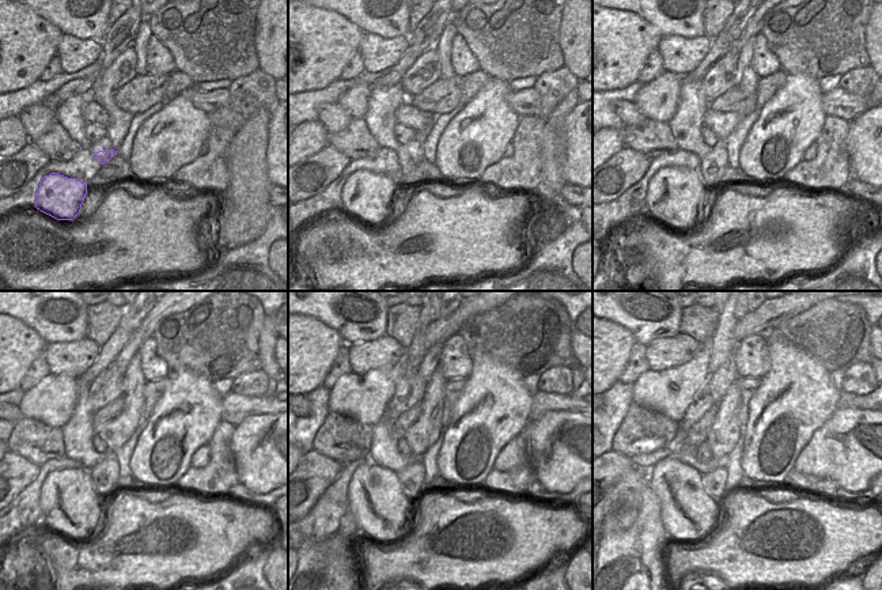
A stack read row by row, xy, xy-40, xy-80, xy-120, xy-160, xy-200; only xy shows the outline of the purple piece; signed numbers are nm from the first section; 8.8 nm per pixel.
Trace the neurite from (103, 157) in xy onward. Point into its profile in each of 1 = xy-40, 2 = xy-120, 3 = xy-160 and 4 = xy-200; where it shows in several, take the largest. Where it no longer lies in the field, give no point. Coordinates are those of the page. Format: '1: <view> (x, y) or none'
1: xy-40 (408, 161)
2: xy-120 (69, 499)
3: xy-160 (378, 498)
4: xy-200 (688, 500)

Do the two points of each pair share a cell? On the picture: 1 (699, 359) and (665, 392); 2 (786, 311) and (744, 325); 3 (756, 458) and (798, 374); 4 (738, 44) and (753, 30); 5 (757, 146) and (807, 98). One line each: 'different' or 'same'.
1: same
2: same
3: same
4: same
5: same

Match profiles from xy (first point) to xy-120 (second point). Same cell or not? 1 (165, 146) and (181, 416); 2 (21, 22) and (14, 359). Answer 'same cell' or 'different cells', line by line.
1: same cell
2: same cell

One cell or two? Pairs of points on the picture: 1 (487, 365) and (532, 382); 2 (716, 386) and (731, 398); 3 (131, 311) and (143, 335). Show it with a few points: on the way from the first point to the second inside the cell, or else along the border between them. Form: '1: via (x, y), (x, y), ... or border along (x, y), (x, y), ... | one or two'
1: border along (522, 378), (522, 382), (532, 394) | two
2: border along (735, 379), (716, 405) | two
3: border along (155, 305), (133, 332) | two

